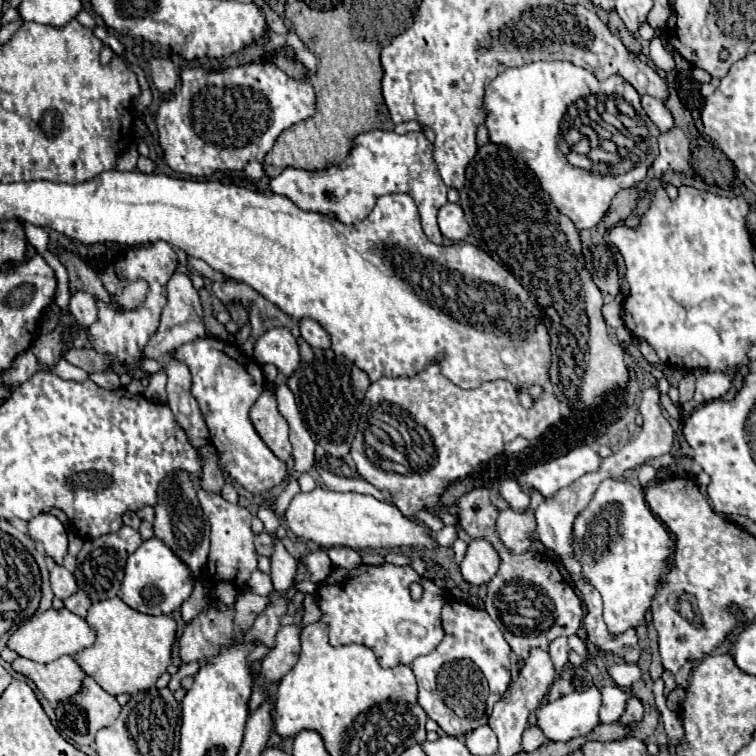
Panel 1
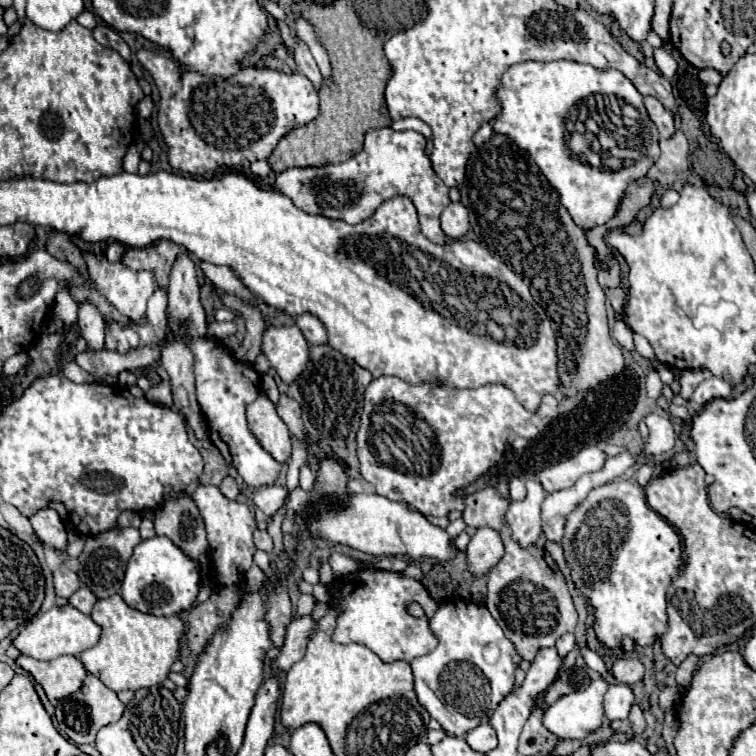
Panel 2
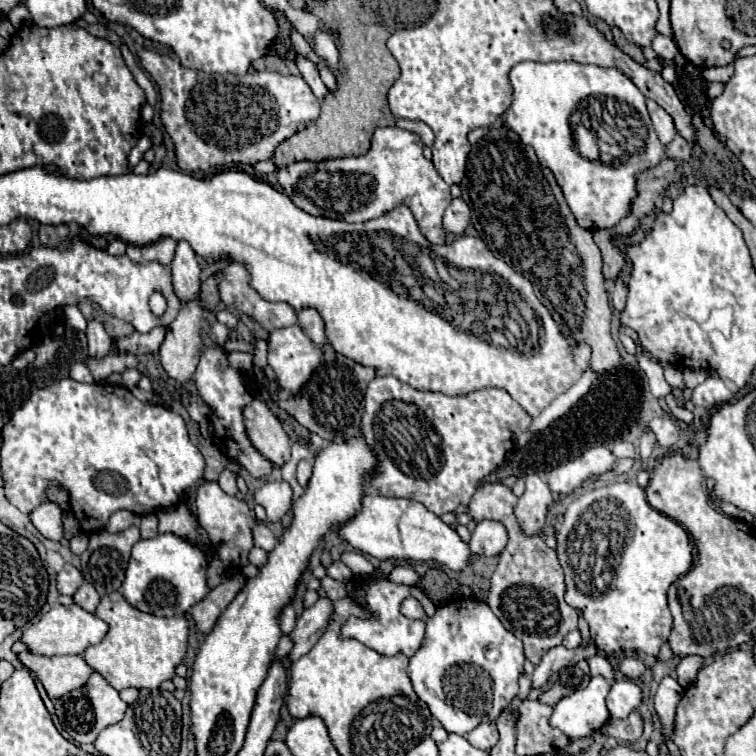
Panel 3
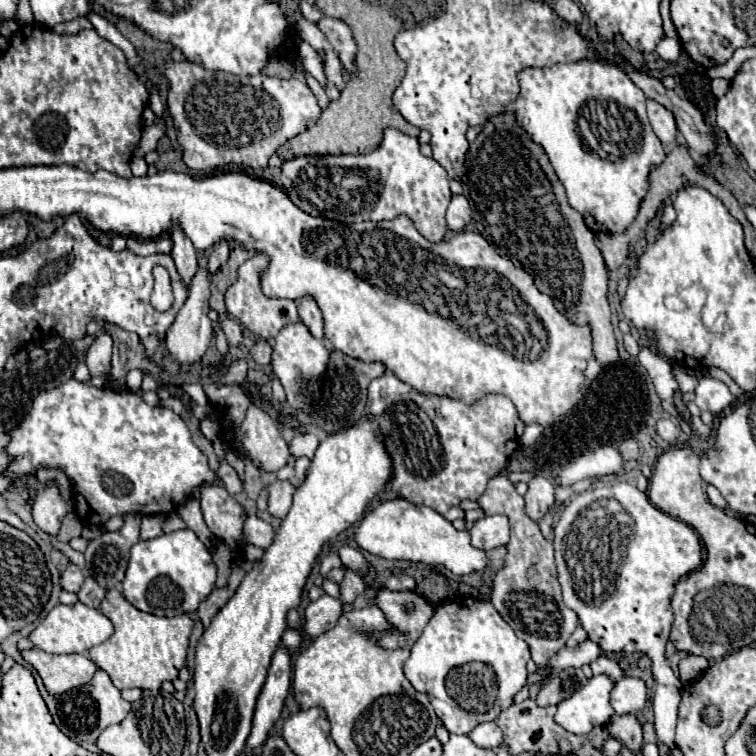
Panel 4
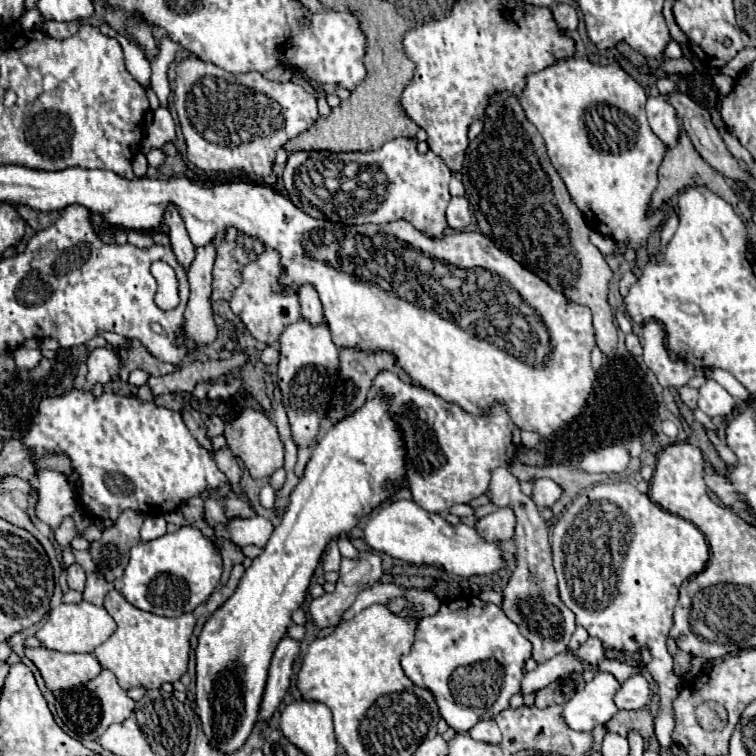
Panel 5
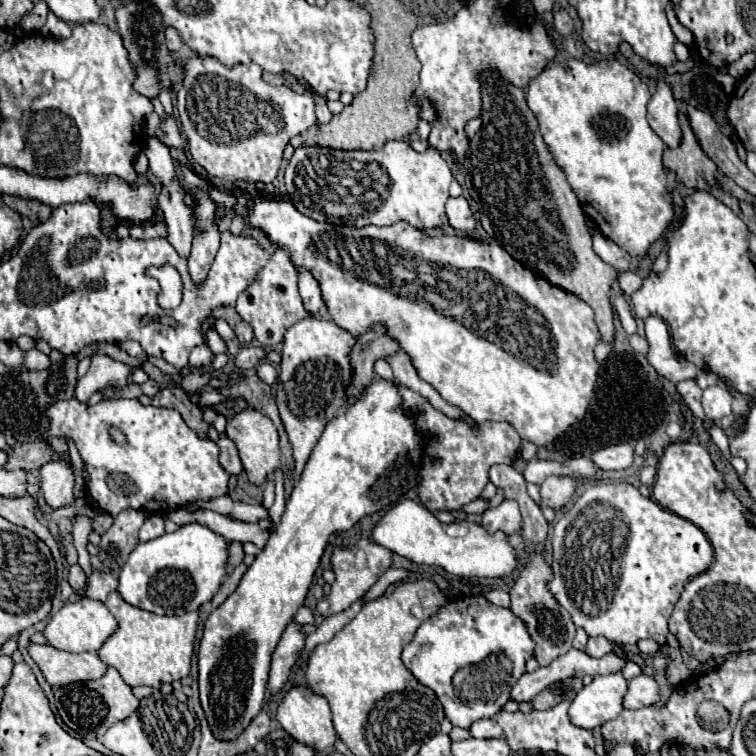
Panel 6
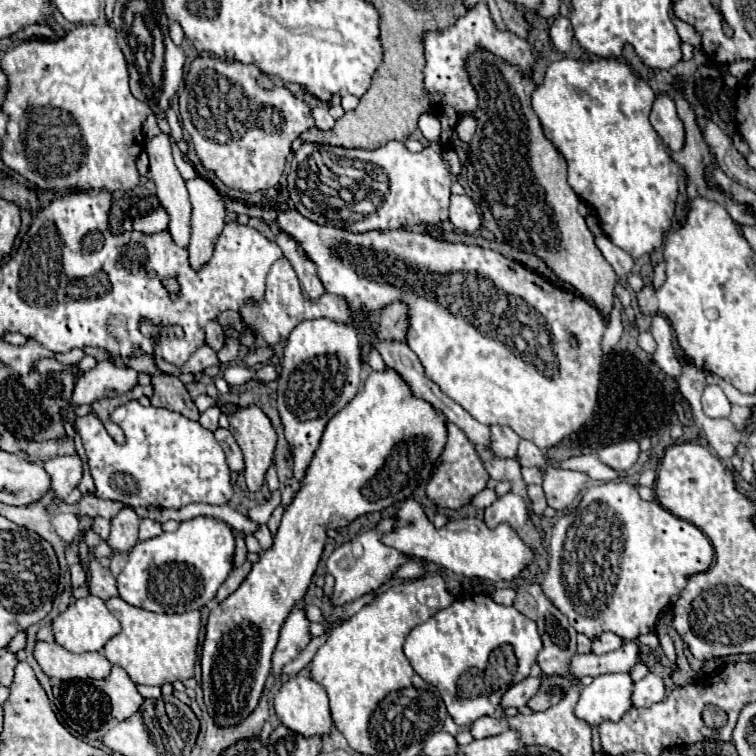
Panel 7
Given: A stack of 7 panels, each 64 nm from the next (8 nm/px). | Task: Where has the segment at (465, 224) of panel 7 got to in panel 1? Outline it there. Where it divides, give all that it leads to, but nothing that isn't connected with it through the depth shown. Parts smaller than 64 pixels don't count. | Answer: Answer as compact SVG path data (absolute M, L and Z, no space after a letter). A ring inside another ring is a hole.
M448 202L444 208L440 208L438 224L440 224L442 234L452 242L466 240L466 236L470 234L470 226L466 222L466 216L464 216L464 210L460 204Z

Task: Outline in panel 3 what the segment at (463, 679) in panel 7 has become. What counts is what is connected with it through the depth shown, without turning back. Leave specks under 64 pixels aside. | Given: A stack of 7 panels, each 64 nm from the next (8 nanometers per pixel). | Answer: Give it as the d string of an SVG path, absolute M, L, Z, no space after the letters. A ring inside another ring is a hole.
M408 598L401 605L401 612L411 619L423 619L426 622L426 636L422 646L410 658L408 676L412 680L414 692L428 704L430 712L440 720L440 724L450 734L468 734L482 722L494 722L504 708L512 704L518 694L518 678L524 674L524 648L520 640L500 624L496 614L488 608L486 602L478 600L456 600L438 606L436 614L427 617L420 603Z

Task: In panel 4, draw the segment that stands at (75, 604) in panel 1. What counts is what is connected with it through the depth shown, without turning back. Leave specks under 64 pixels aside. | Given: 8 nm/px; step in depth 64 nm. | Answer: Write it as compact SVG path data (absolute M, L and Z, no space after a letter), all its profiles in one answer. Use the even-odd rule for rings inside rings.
M86 578L84 586L78 592L80 602L84 602L86 606L92 606L92 608L100 608L100 602L104 596L106 596L106 590L100 584L96 584L96 580L92 580L92 578Z

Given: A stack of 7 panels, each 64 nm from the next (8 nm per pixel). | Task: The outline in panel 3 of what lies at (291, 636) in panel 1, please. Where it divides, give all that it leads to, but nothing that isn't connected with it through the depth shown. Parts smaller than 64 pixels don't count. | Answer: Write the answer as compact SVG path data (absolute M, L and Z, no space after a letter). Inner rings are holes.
M326 596L318 598L314 606L302 612L294 632L290 634L294 640L294 648L288 656L290 660L298 660L312 648L312 644L316 644L316 640L324 634L324 628L328 628L330 616L332 616L332 600Z

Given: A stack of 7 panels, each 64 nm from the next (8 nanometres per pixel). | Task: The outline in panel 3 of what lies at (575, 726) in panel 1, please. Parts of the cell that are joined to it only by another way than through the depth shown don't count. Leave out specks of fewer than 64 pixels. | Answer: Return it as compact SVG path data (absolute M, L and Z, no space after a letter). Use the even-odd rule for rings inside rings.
M594 676L584 690L572 692L554 706L550 724L554 728L560 728L570 740L590 736L594 730L600 730L610 718L610 712L606 708L608 690L610 682L602 676Z

